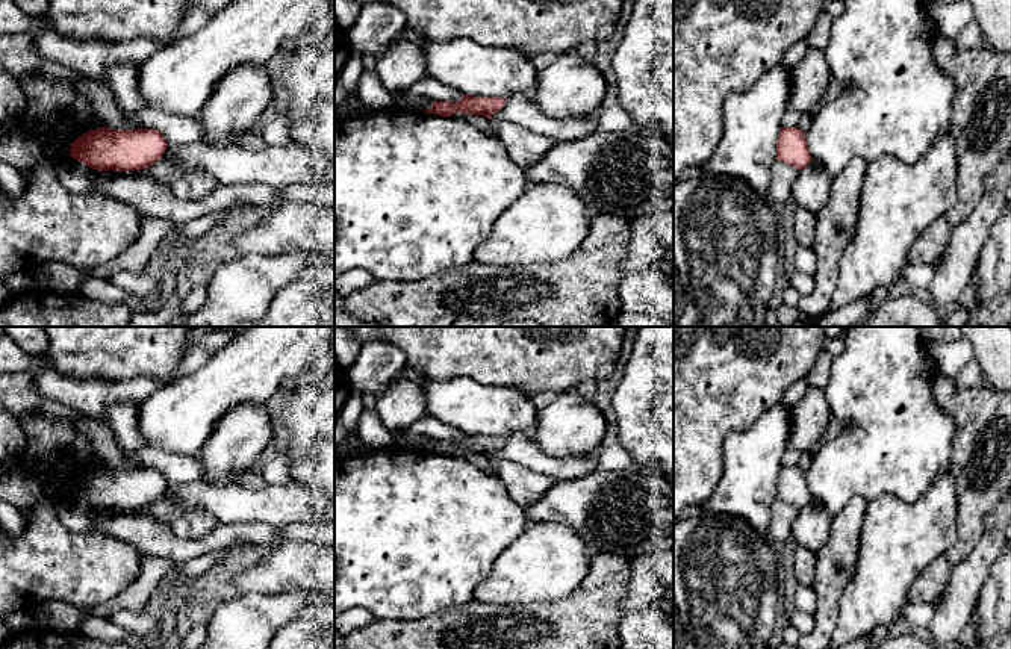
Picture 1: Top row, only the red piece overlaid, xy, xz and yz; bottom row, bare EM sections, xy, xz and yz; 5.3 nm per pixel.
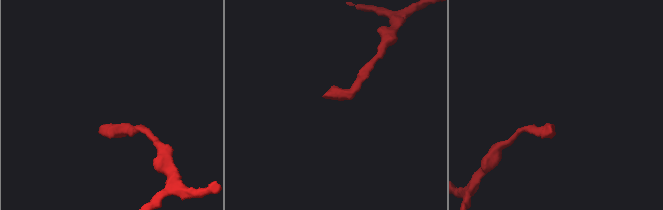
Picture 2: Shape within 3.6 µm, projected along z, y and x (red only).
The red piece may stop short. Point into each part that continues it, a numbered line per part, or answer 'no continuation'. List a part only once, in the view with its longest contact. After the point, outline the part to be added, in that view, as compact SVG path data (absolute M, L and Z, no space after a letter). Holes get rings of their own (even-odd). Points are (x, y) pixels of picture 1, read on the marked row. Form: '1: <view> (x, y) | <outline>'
no continuation

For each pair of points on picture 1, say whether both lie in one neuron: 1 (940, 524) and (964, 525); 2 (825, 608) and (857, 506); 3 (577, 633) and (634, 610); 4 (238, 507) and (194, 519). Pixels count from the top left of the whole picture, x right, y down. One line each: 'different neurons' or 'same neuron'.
1: different neurons
2: same neuron
3: different neurons
4: different neurons

